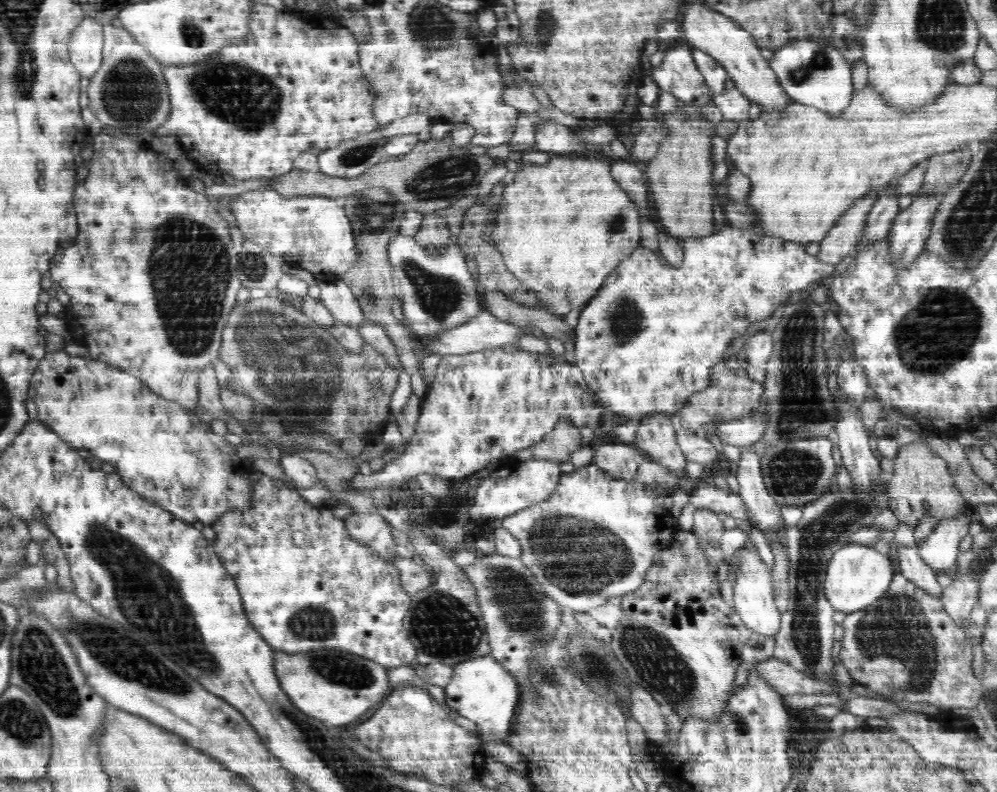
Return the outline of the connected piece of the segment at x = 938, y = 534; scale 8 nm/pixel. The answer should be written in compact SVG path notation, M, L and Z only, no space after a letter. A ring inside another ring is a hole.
M970 509L968 519L941 520L924 541L918 545L921 558L936 571L944 573L953 571L957 565L957 556L960 553L960 541L969 534L969 526L977 520L975 511Z

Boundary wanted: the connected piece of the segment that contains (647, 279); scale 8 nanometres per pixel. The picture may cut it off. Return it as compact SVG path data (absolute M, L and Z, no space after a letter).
M724 226L717 228L717 231L710 236L702 238L690 238L680 241L683 248L683 261L680 268L672 268L668 266L668 262L664 262L664 258L660 260L660 256L652 254L648 248L634 249L634 252L622 260L614 272L610 272L610 276L606 276L604 284L596 298L592 297L584 306L584 312L580 316L580 322L574 332L574 356L578 366L582 369L583 377L586 379L590 390L595 392L595 395L602 401L606 408L612 412L624 416L627 420L641 420L643 415L656 414L657 412L666 413L674 416L677 410L680 410L686 404L686 399L695 392L704 390L710 384L710 369L712 366L723 362L720 360L726 352L726 346L734 340L746 334L746 328L758 320L768 318L778 306L782 306L790 294L794 294L796 290L806 288L810 282L820 281L820 278L832 275L832 267L834 265L823 263L817 256L812 256L806 251L803 244L790 242L789 240L780 237L771 237L766 234L756 236L751 230L738 230L735 226Z

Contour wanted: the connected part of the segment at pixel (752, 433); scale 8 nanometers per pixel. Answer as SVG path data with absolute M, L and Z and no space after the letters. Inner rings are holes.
M754 412L750 418L722 420L717 426L716 436L724 444L745 447L754 445L766 432L764 413Z

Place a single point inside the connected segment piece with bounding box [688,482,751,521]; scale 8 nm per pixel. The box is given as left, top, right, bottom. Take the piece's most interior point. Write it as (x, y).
(708, 496)

